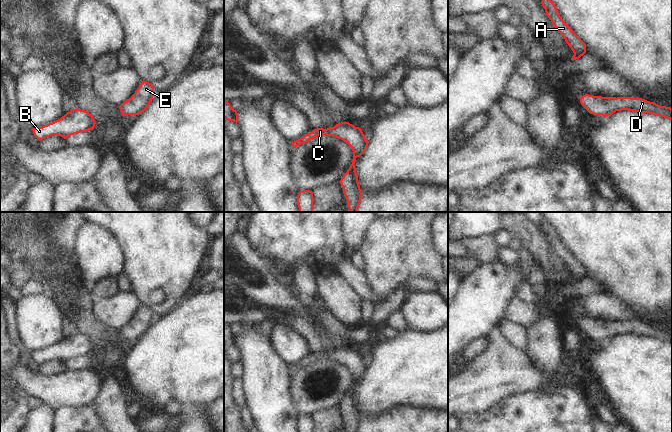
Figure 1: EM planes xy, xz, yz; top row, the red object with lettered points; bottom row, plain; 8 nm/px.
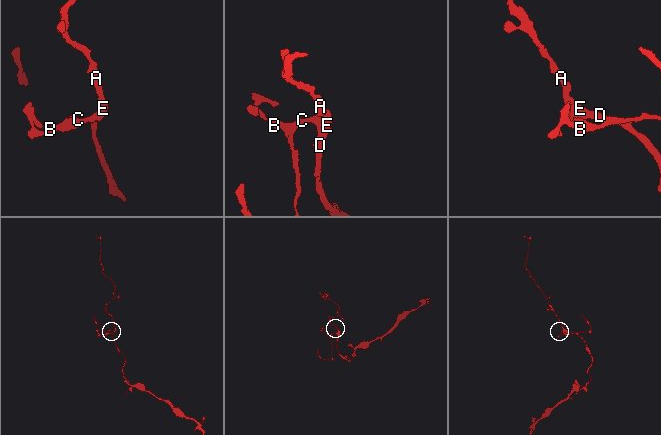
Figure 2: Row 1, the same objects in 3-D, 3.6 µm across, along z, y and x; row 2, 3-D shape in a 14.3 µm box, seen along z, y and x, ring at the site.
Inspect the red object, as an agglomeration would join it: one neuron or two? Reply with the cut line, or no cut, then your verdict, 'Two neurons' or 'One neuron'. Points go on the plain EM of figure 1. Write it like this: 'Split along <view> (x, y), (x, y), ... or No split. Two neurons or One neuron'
No split. One neuron.

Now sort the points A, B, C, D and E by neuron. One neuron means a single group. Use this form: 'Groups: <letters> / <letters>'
Groups: A B C D E.

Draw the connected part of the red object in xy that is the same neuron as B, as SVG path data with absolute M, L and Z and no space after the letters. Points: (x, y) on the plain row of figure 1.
M71 333L60 343L44 349L42 351L32 352L34 360L39 364L52 359L67 361L94 353L95 344L93 340L81 333Z

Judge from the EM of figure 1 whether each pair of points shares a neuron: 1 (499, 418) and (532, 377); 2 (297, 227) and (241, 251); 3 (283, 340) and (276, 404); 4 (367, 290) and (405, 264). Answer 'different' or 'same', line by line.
1: different
2: different
3: different
4: different

